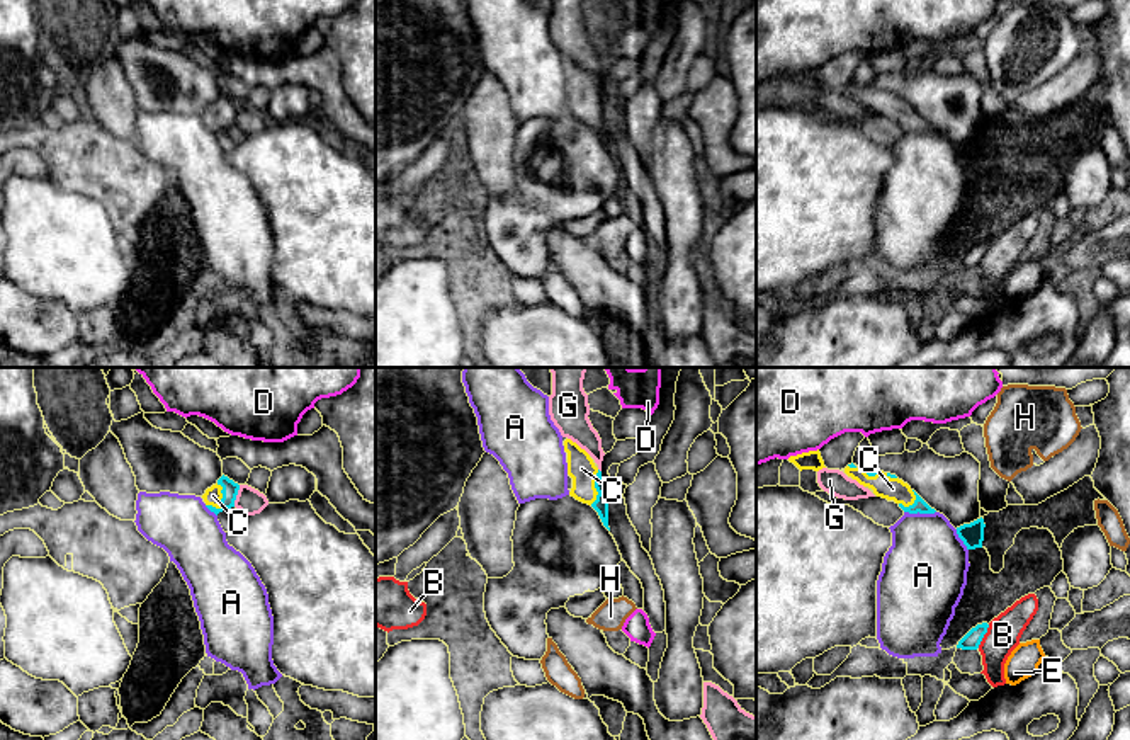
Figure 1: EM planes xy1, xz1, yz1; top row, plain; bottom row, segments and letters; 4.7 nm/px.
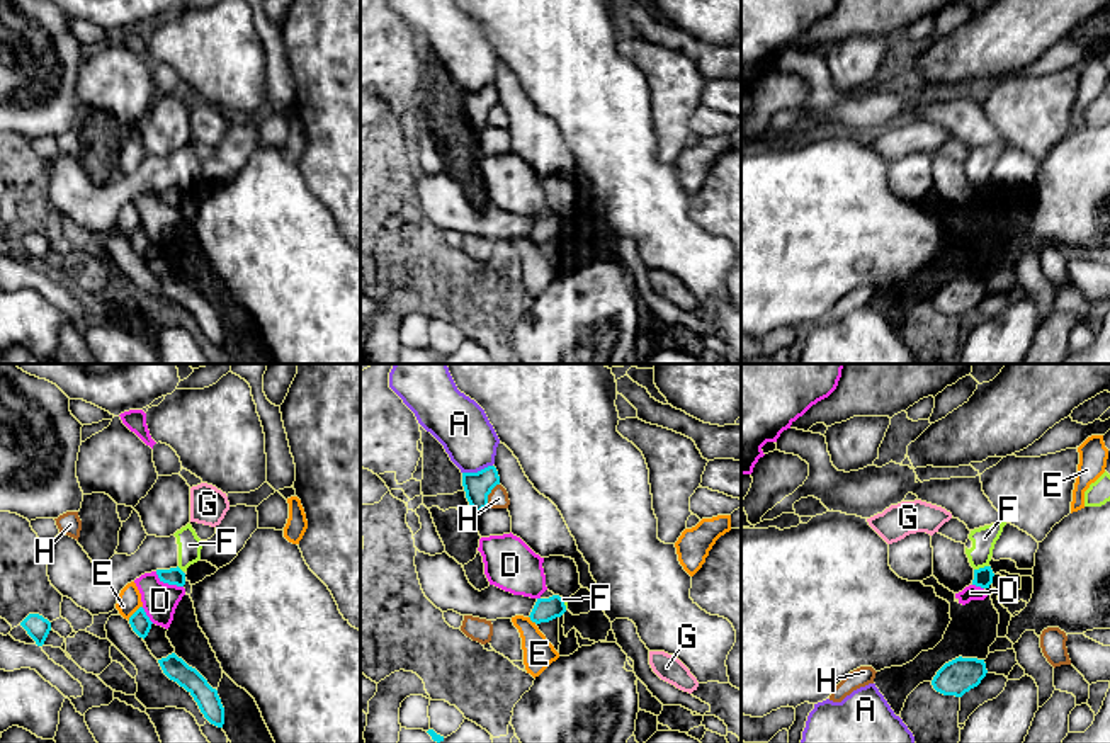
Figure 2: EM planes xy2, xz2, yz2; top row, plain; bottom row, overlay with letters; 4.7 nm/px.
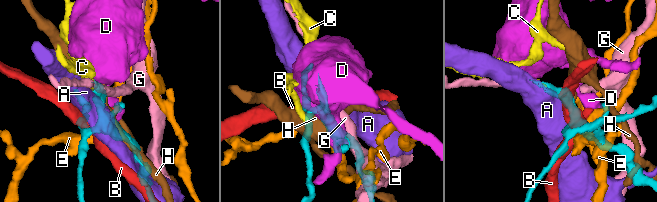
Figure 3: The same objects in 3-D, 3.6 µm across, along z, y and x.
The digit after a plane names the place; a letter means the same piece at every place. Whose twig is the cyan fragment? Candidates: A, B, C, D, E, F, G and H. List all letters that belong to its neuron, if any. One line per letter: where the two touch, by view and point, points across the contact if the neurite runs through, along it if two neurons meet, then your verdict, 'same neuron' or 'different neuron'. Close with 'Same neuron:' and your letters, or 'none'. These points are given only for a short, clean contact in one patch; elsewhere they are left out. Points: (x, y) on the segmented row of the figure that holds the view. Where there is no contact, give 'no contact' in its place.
A: yz1 (920, 512) | different neuron
B: yz1 (983, 637) | different neuron
C: xy1 (221, 502) | across xy1 (230, 489), (221, 502), (213, 495) | same neuron
D: xy2 (169, 584) | along xy2 (155, 572), (164, 582), (182, 587) | different neuron
E: xy2 (135, 612) | different neuron
F: yz2 (981, 568) | along yz2 (988, 565), (974, 570) | different neuron
G: xy1 (235, 495) | different neuron
H: xz2 (488, 493) | different neuron
Same neuron: C

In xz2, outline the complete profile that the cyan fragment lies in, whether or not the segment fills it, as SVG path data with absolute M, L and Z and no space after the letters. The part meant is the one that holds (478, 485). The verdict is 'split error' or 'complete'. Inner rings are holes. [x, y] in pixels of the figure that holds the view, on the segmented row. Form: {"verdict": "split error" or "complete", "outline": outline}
{"verdict": "complete", "outline": "M495 466L478 473L462 473L466 498L478 513L488 507L488 495L496 485L500 485L500 476Z"}

